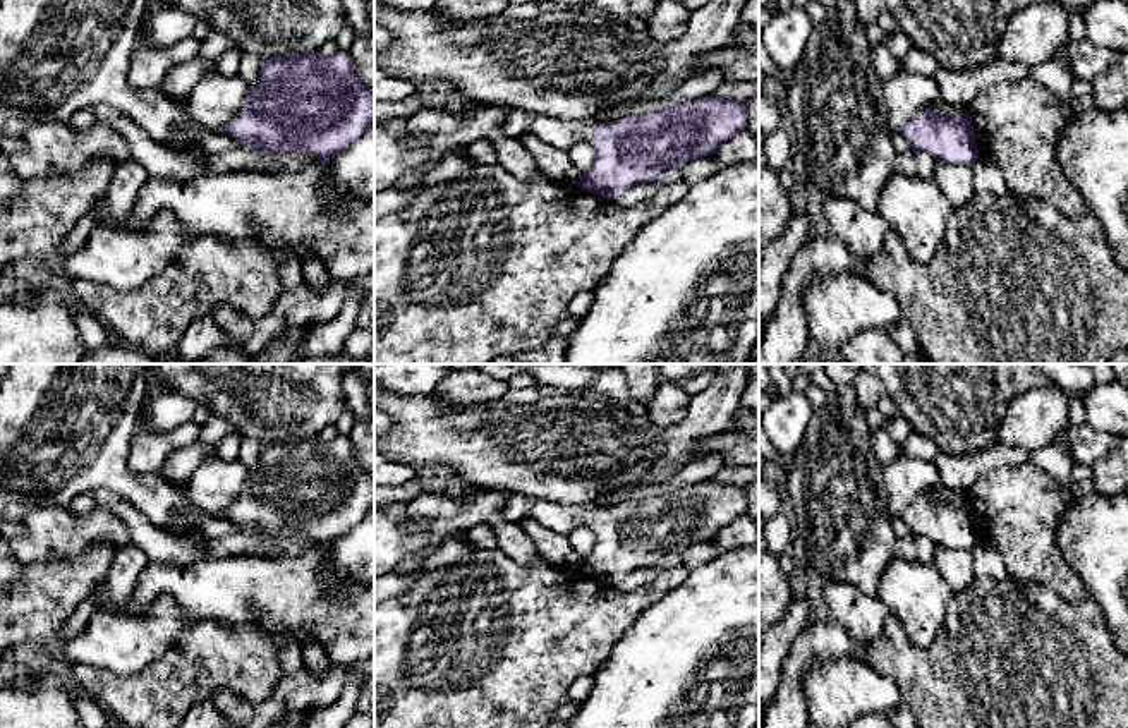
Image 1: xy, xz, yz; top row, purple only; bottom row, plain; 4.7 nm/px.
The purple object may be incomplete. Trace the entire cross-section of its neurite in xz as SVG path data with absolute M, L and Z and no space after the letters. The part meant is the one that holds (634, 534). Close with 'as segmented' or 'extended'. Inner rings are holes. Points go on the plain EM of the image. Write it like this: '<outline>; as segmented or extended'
M702 481L596 510L536 500L529 515L563 536L589 525L596 543L577 572L615 585L639 568L654 567L663 555L713 541L745 508L745 486Z; extended

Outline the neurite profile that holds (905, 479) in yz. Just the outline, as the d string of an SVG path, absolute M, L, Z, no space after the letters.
M905 455L882 465L882 482L891 517L901 515L920 494L943 489L941 476L934 462Z

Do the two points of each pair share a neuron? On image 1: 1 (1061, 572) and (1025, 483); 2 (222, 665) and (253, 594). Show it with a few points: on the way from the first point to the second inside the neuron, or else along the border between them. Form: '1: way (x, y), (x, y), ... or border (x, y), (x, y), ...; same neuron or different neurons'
1: way (1039, 550), (1025, 534), (1025, 505); same neuron
2: border (200, 622), (254, 625), (275, 643); different neurons

